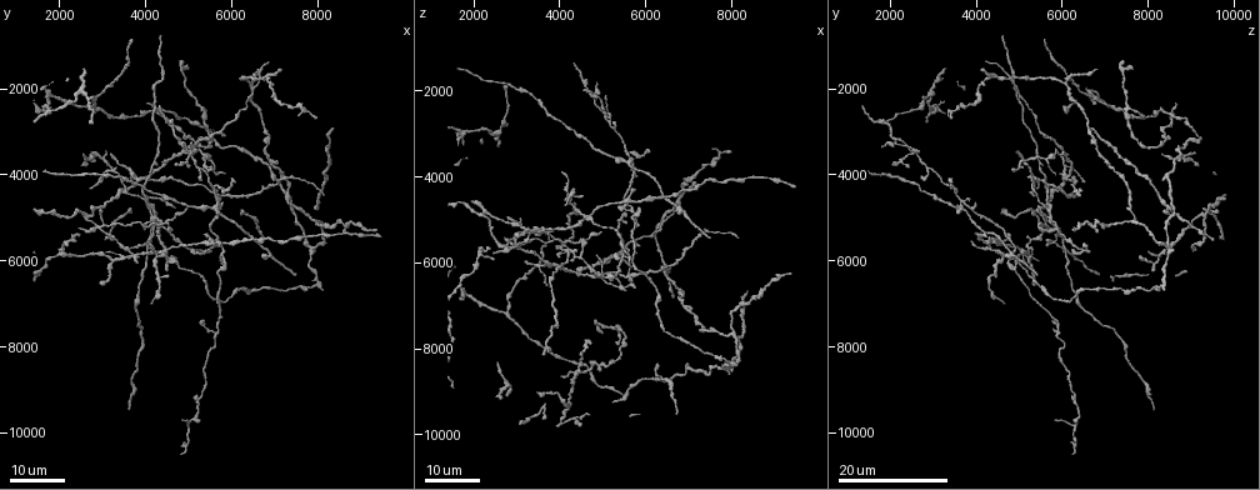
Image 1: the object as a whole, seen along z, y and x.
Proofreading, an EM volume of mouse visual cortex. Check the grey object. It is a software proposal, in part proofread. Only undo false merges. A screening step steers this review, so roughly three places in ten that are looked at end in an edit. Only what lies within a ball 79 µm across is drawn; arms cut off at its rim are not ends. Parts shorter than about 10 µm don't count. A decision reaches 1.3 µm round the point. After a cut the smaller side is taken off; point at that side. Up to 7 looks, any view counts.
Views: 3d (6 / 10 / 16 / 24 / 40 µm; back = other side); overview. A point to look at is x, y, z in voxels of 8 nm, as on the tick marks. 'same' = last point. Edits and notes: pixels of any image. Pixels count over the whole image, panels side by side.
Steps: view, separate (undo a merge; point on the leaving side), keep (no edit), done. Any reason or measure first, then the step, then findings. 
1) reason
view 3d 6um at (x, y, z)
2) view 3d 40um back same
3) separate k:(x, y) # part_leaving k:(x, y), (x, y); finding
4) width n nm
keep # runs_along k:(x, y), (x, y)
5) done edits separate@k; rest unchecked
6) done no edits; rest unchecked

narrows sharply
view 3d 16um at (3350, 2600, 7750)

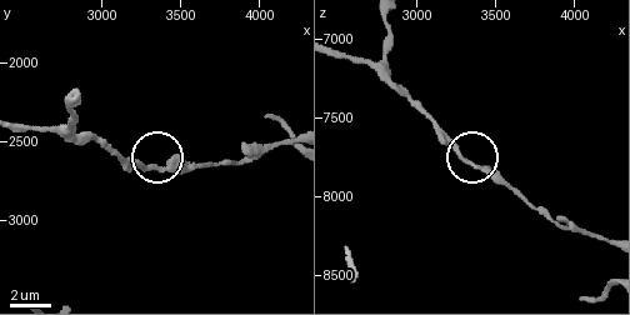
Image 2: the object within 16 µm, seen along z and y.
view 3d 10um at (3320, 2660, 7780)

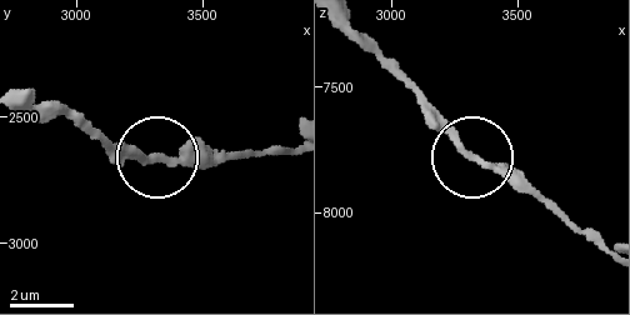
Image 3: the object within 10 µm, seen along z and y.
view 3d 6um at (3330, 2660, 7790)

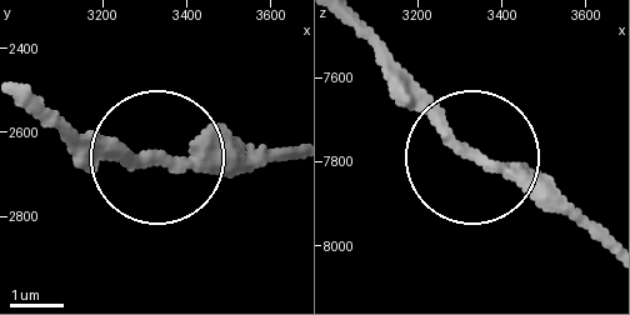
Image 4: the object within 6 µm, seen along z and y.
width 230 nm
keep # runs_along 4:(609, 248), (488, 168), (385, 64); all the same neuron

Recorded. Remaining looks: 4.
four or more arms meet
view 3d 16um at (2900, 5200, 5650)

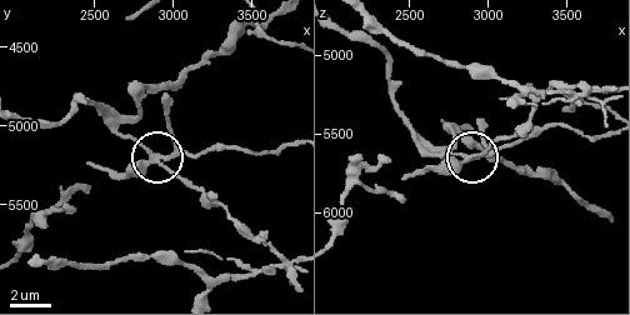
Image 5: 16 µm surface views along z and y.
view 3d 6um same

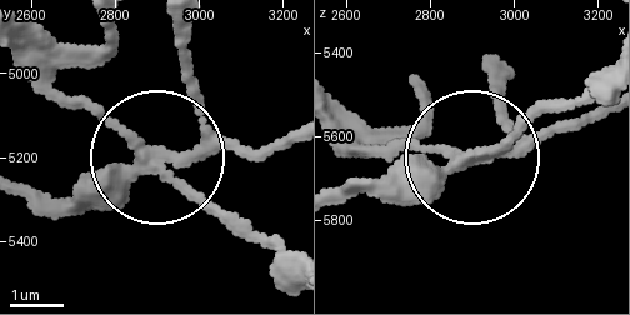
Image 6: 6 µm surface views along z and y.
view 3d 6um back same

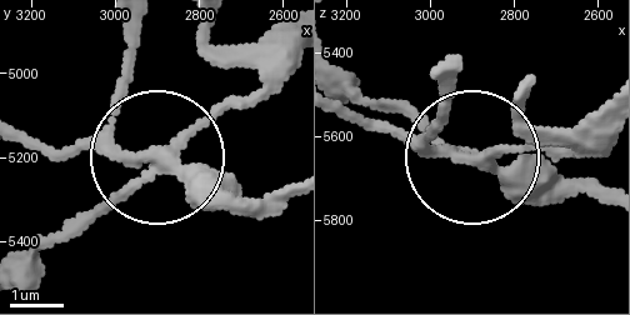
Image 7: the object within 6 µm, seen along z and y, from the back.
width 220 nm
separate 7:(534, 203) # part_leaving 7:(473, 151), (343, 116); two neurons meet here

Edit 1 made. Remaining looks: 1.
done edits separate@7; rest unchecked

